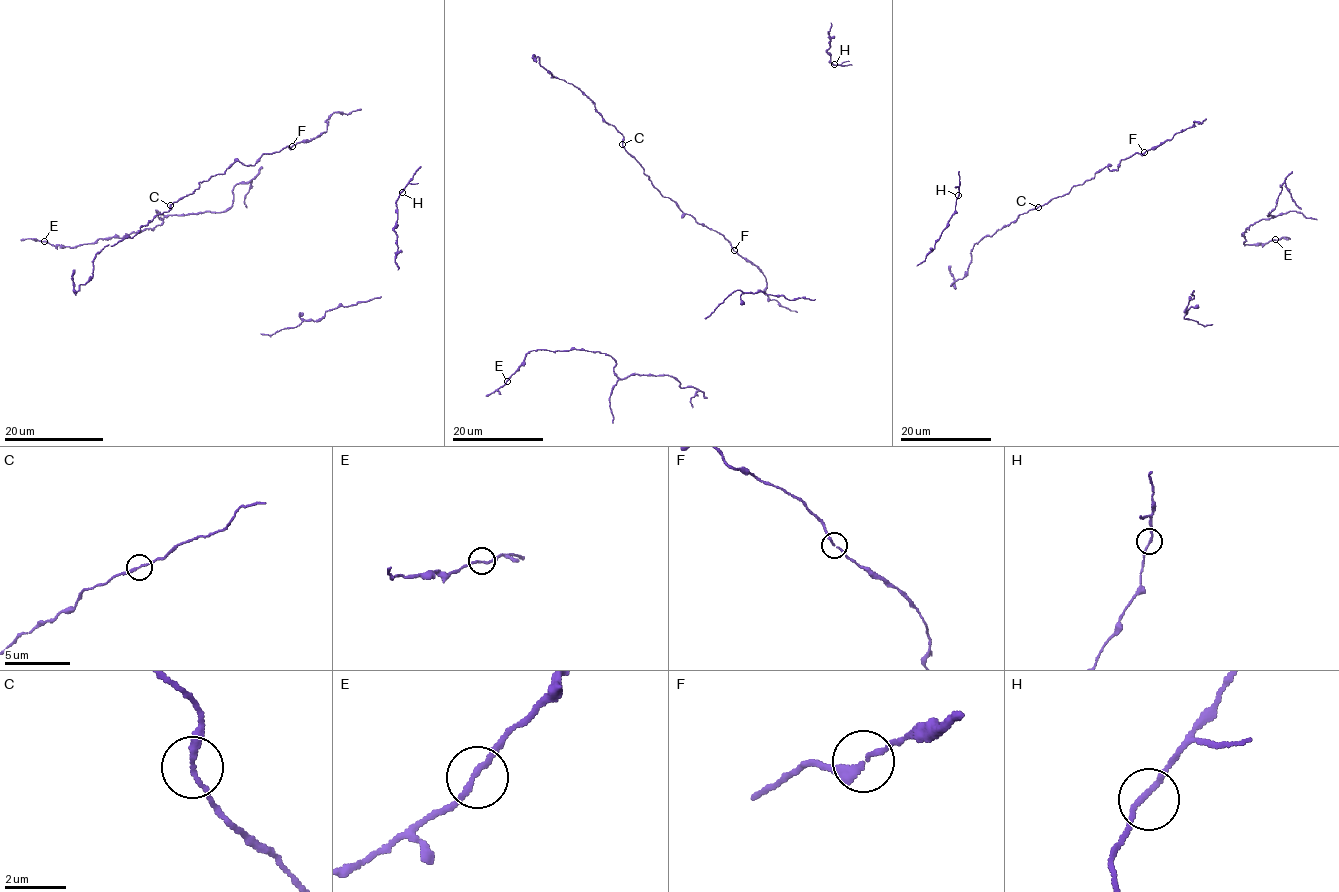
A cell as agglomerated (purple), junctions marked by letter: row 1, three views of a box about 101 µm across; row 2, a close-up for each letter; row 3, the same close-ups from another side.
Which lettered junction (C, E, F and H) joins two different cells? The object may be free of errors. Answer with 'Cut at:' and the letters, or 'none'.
Cut at: none

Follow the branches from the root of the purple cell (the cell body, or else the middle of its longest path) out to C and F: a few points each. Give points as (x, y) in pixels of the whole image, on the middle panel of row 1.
C: (765, 289), (766, 278), (763, 273), (739, 256), (721, 234), (699, 224), (673, 200), (663, 197), (622, 145)
F: (765, 289), (766, 278), (763, 273), (733, 250)

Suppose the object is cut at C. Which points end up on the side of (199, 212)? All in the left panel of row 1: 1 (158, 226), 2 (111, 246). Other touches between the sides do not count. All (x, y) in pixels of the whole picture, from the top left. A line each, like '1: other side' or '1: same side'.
1: same side
2: other side

